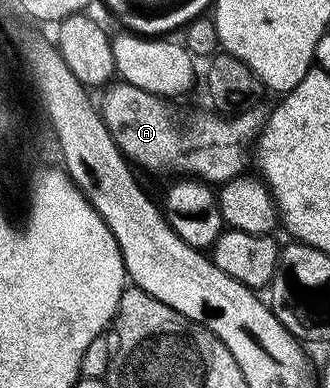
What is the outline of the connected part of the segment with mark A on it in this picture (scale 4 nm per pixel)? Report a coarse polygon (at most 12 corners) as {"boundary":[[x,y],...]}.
{"boundary":[[123,80],[99,114],[129,163],[223,184],[269,116],[196,114]]}

